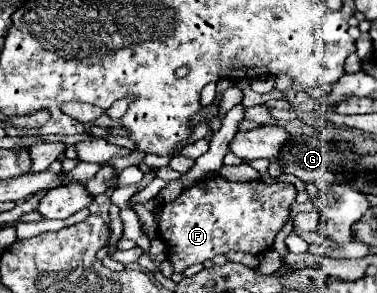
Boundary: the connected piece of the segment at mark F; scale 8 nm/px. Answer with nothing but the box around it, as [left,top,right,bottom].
[157,174,297,274]

